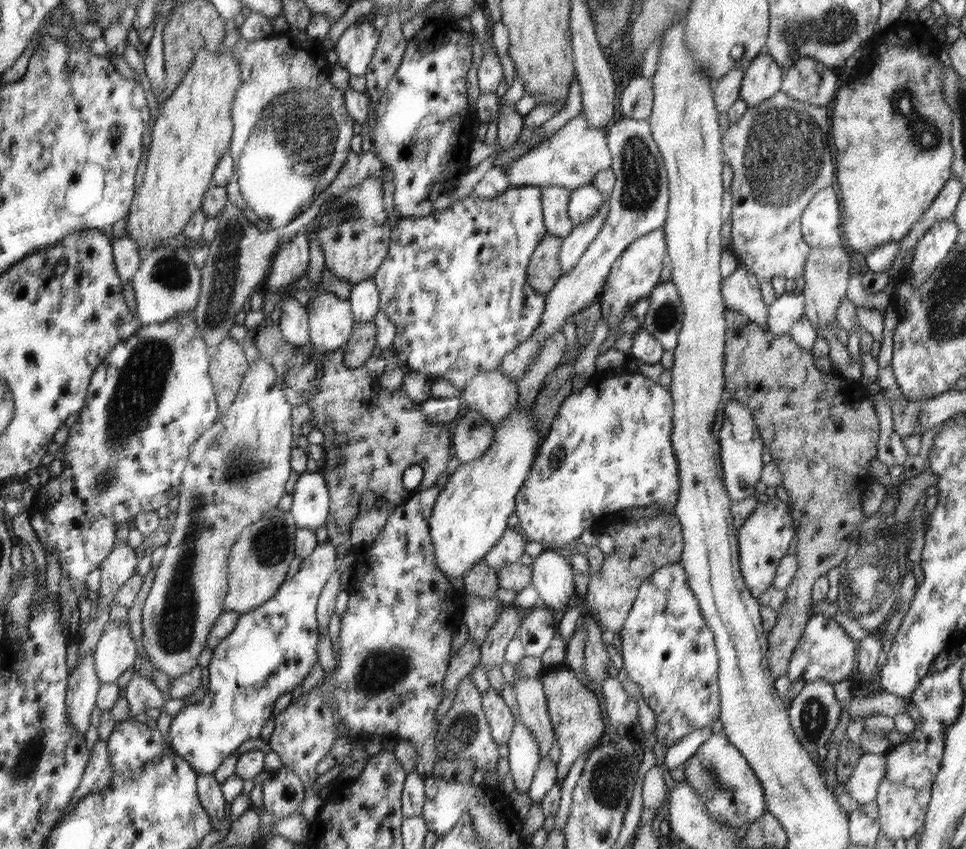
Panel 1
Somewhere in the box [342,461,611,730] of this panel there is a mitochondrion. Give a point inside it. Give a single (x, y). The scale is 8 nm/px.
(380, 670)

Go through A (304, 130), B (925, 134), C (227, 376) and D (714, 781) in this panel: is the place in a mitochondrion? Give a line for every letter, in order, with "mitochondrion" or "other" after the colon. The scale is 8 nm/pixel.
A: mitochondrion
B: mitochondrion
C: other
D: mitochondrion

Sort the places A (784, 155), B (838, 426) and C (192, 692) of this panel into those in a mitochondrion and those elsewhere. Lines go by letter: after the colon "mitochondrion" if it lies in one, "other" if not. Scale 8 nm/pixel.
A: mitochondrion
B: other
C: other

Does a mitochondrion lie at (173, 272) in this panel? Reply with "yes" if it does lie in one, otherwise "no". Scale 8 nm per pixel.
yes

